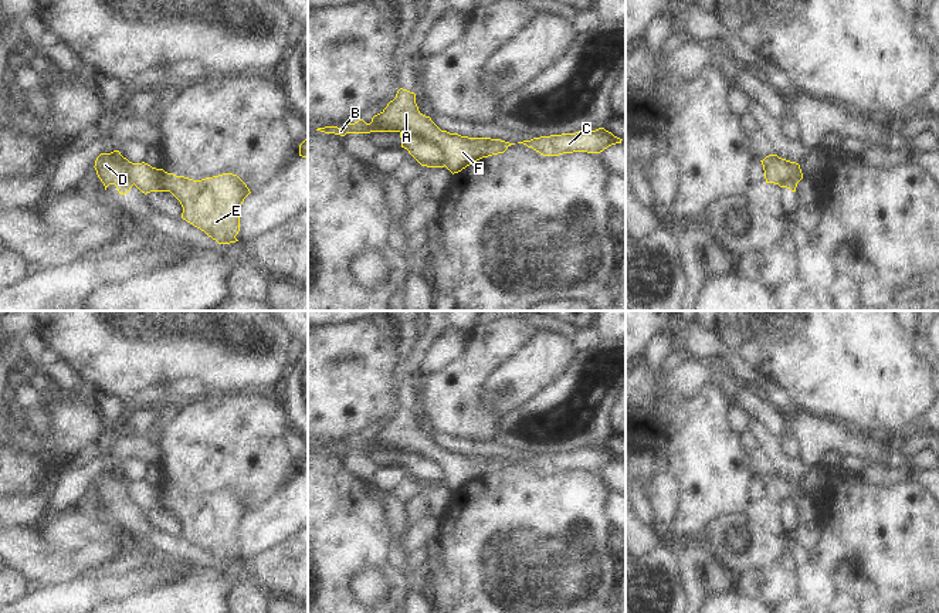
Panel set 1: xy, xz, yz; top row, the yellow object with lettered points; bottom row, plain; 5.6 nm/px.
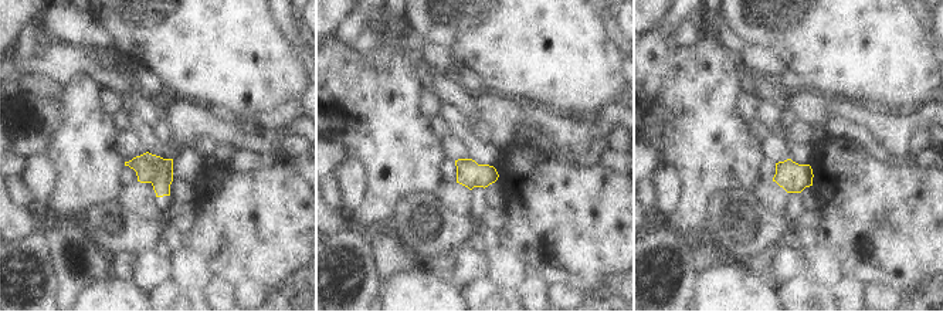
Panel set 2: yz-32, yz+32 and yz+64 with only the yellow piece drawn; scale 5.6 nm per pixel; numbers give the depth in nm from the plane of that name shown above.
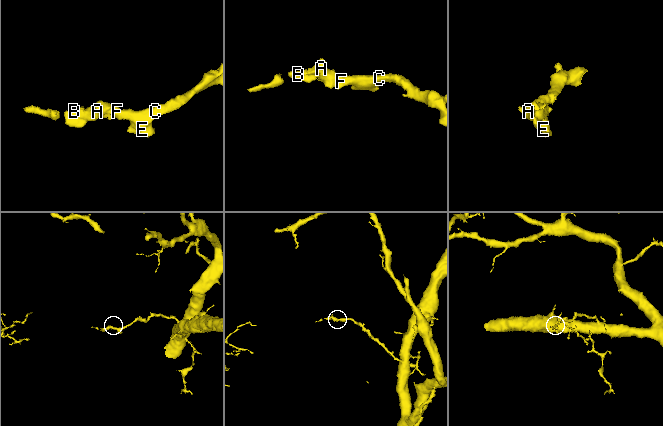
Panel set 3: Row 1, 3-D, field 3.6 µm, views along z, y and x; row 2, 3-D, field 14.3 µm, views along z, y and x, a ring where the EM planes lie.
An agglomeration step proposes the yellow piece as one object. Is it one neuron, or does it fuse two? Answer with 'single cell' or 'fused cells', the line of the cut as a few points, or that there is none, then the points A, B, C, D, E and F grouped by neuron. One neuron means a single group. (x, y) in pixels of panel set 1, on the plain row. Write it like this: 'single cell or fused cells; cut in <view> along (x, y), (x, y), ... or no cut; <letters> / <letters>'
single cell; no cut; A B C D E F

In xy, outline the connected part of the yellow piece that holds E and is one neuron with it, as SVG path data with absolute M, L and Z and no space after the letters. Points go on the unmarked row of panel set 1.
M119 468L101 471L95 488L105 504L115 502L126 512L135 502L142 511L170 509L182 522L182 536L204 549L218 562L238 559L240 531L244 517L251 511L233 491L201 498L167 491L150 482L132 481Z

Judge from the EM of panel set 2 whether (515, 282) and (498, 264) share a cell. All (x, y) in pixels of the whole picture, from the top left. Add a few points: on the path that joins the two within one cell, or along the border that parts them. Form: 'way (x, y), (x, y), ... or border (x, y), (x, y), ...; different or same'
way (512, 278), (502, 268); same

